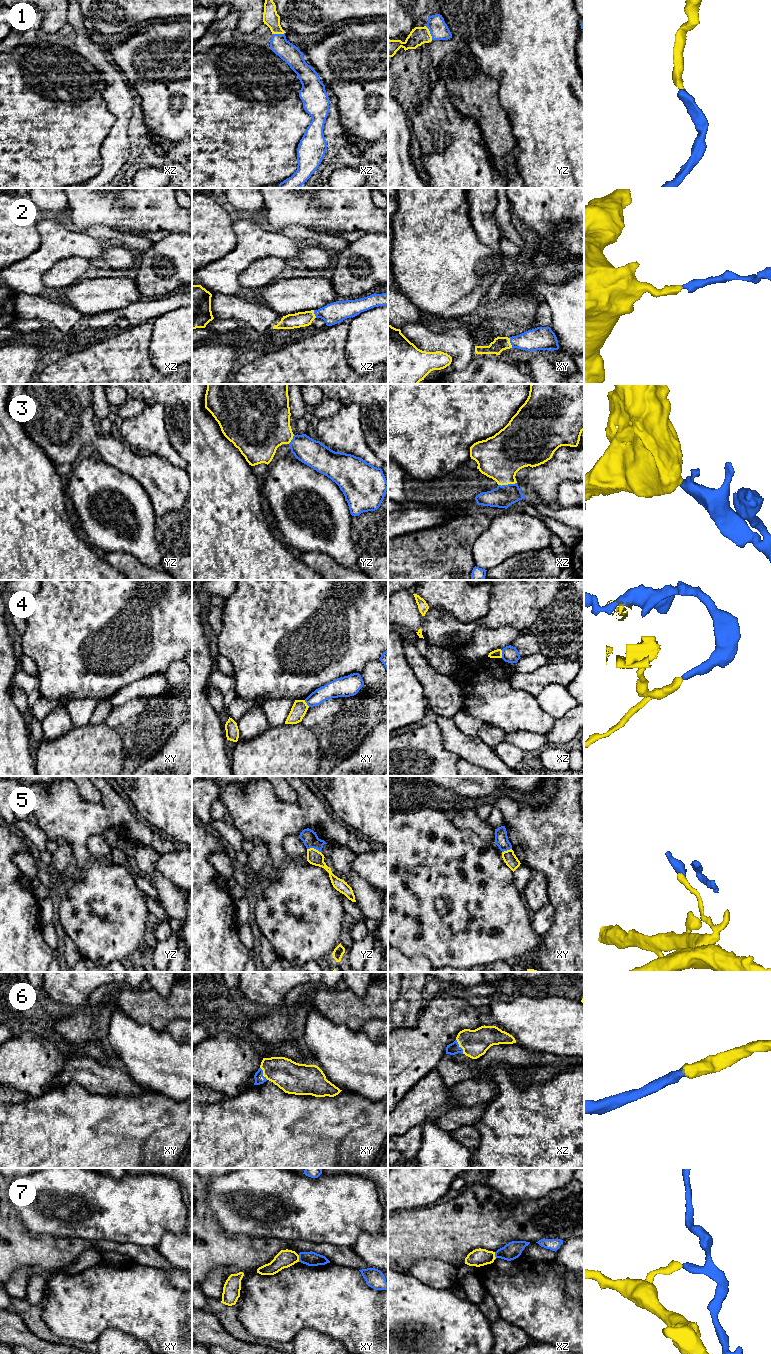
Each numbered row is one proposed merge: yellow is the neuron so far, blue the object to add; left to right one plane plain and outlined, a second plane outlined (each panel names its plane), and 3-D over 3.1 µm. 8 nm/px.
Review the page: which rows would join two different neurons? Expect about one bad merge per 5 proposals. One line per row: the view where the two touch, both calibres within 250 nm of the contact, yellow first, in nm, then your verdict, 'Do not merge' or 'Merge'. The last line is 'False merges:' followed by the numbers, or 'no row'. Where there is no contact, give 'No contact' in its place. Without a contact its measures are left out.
1: Touches yellow in yz. Thickness 140 nm (yellow) against 150 nm. Merge
2: Touches yellow in xy. Thickness 120 nm (yellow) against 190 nm. Merge
3: Touches yellow in xz. Thickness 360 nm (yellow) against 180 nm. Merge
4: Touches yellow in xz. Thickness 70 nm (yellow) against 140 nm. Do not merge
5: Touches yellow in yz. Thickness 120 nm (yellow) against 130 nm. Do not merge
6: Touches yellow in xz. Thickness 220 nm (yellow) against 90 nm. Merge
7: Touches yellow in xy. Thickness 140 nm (yellow) against 110 nm. Do not merge
False merges: 4, 5, 7

